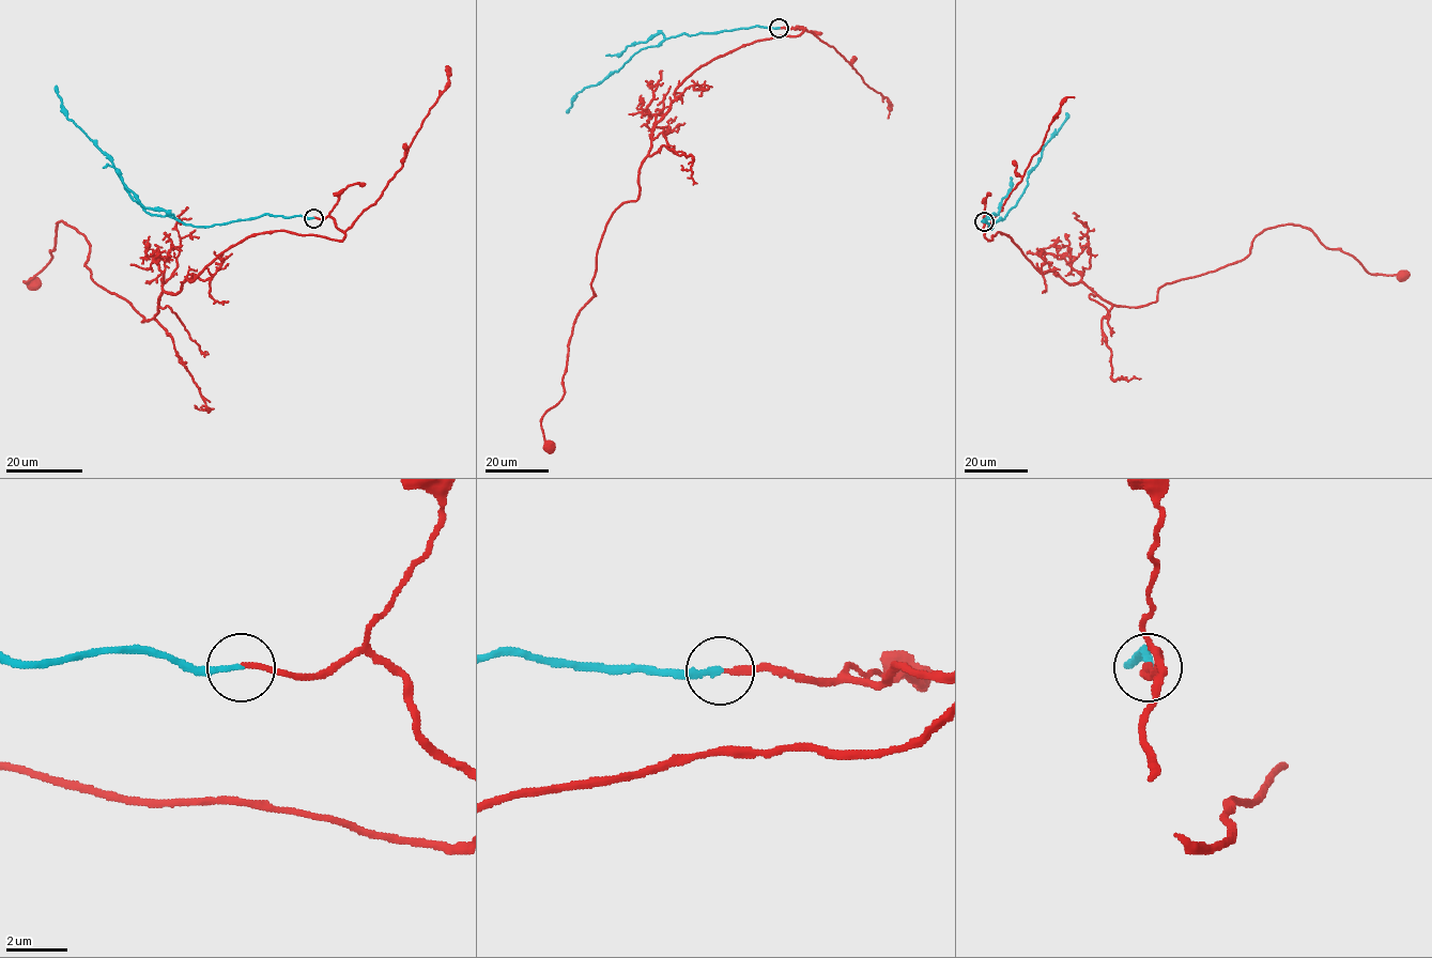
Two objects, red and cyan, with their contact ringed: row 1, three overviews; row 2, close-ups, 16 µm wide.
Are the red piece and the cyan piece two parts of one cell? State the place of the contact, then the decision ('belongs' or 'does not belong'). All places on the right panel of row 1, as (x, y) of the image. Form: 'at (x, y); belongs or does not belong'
at (984, 221); belongs

